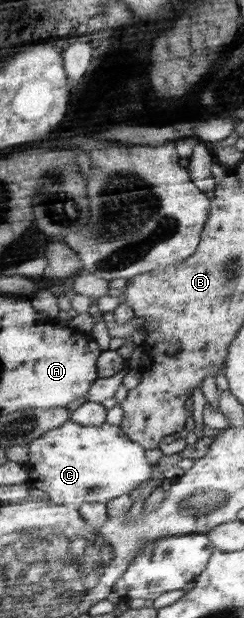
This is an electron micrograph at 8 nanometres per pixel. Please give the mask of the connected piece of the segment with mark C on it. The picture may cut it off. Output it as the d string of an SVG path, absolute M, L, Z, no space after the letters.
M67 420L28 443L29 459L23 467L29 474L31 488L49 494L57 505L81 508L87 503L109 503L124 493L131 493L152 478L152 464L145 448L131 441L119 426L105 422L99 426L79 425Z

